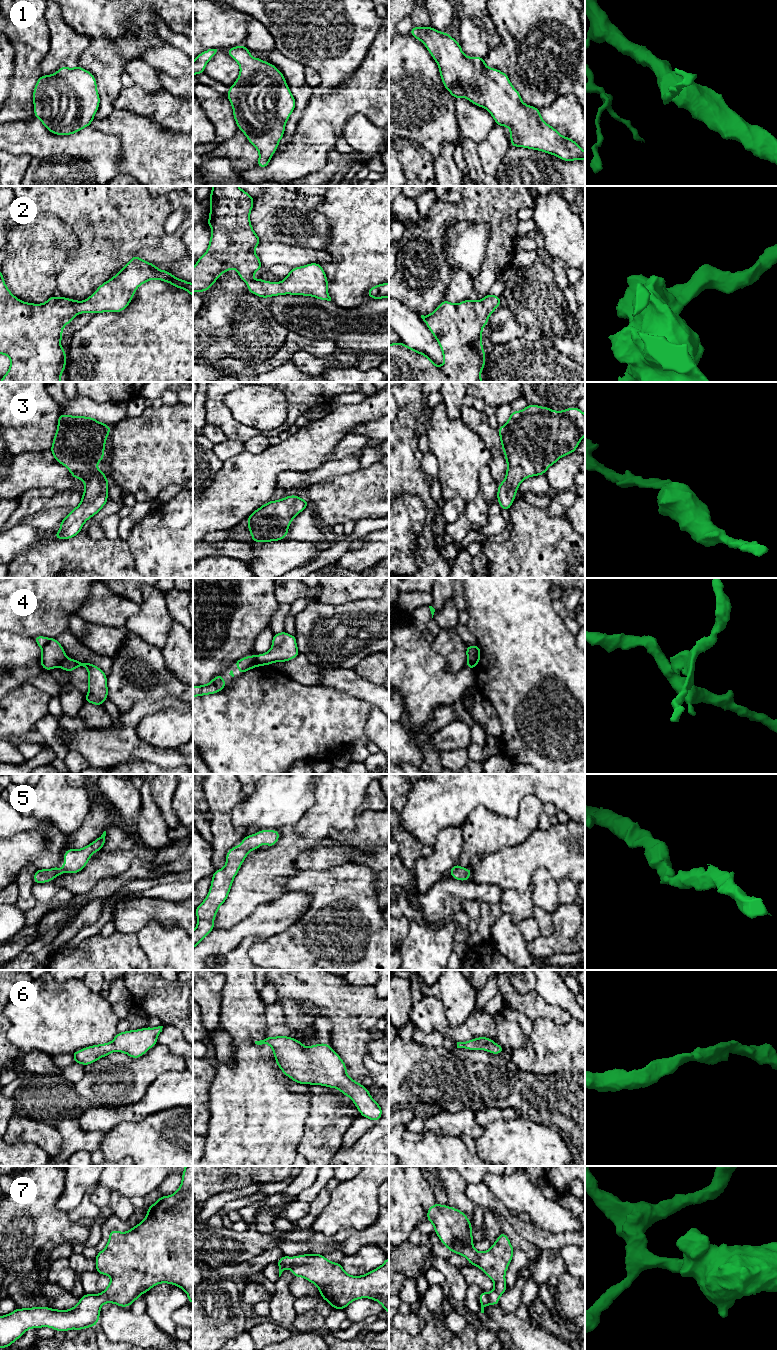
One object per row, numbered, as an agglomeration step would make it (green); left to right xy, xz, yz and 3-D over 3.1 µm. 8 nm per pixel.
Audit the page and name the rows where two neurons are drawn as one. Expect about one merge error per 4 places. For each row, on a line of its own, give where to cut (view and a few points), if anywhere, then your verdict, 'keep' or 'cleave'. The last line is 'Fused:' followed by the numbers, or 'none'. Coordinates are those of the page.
1: cut none; keep
2: cut none; keep
3: cut none; keep
4: cut xz (255, 655), (259, 665); cleave
5: cut none; keep
6: cut none; keep
7: cut none; keep
Fused: 4

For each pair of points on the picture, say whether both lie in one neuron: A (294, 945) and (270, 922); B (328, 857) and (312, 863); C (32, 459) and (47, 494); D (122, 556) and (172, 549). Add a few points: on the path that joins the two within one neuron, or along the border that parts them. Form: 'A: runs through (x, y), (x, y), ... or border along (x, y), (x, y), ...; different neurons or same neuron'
A: border along (300, 918), (283, 931), (271, 935), (267, 939); different neurons
B: runs through (324, 857), (316, 859); same neuron
C: border along (62, 491), (49, 488), (32, 488), (22, 493); different neurons
D: border along (125, 540), (135, 567); different neurons

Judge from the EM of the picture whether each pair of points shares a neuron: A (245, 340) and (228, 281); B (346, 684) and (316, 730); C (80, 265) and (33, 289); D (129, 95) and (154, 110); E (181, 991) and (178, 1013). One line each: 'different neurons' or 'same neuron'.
A: same neuron
B: different neurons
C: different neurons
D: same neuron
E: same neuron

